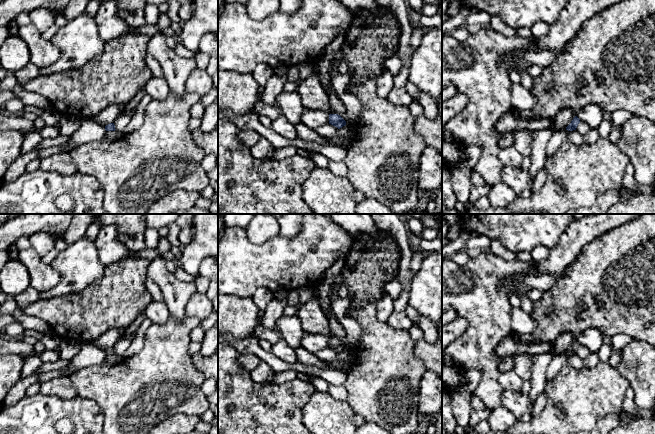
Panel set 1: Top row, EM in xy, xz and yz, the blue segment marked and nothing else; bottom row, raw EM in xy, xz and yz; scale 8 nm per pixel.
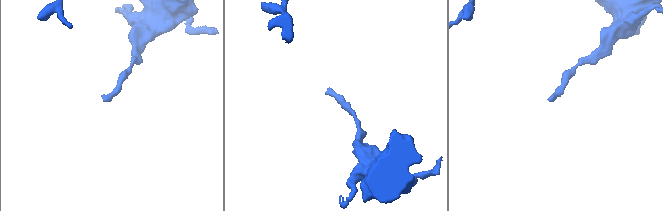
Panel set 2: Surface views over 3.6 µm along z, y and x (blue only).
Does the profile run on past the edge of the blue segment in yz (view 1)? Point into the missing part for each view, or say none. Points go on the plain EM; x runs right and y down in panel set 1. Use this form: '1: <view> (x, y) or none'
1: none

